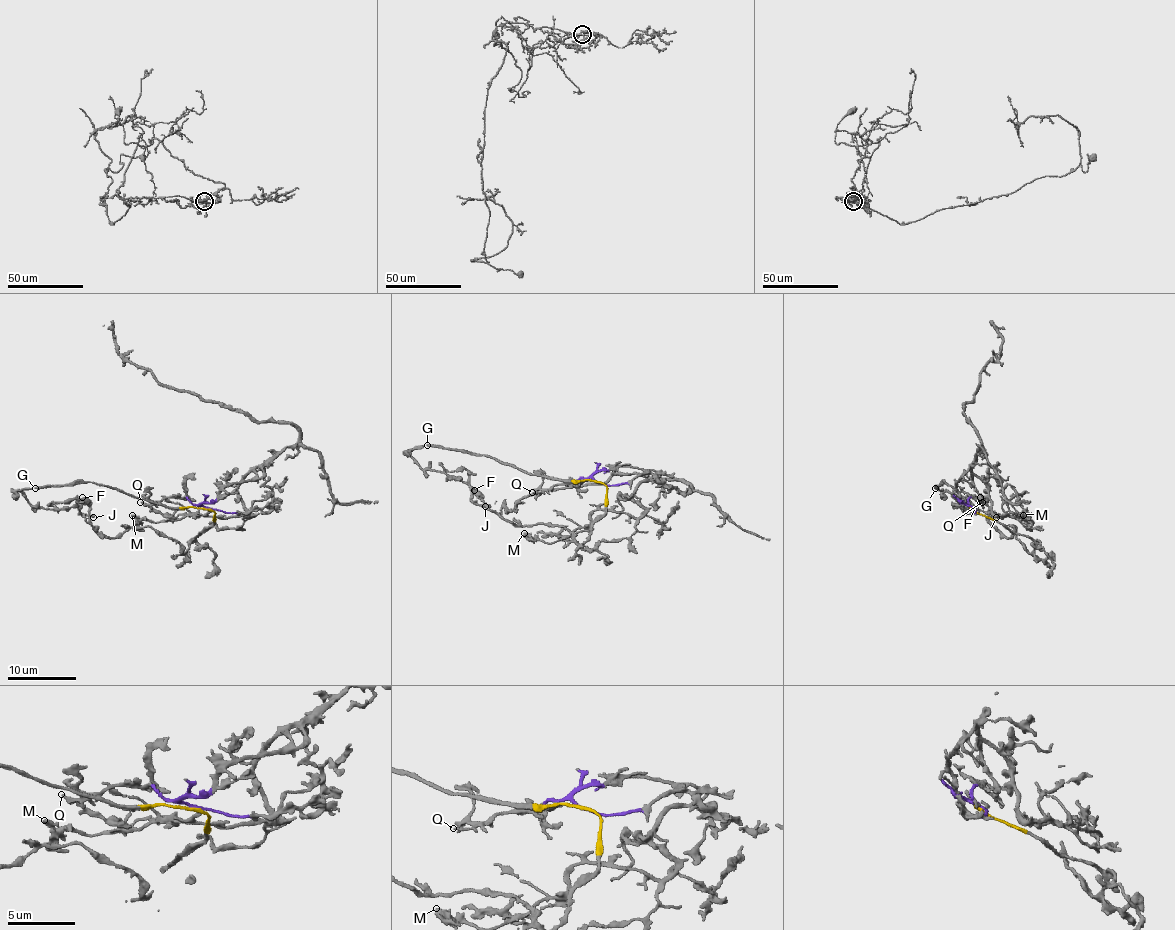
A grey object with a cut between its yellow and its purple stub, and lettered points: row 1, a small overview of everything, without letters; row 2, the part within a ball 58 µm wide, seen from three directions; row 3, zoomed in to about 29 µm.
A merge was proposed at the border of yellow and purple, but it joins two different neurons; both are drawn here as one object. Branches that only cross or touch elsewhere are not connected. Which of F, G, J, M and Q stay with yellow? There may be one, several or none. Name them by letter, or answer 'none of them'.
F, G, J

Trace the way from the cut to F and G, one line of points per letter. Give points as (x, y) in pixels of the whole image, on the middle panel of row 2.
F: (601, 482), (606, 487), (606, 511), (582, 544), (566, 529), (540, 524), (518, 525), (498, 515), (473, 489)
G: (601, 482), (556, 481), (523, 472), (484, 455), (427, 444)

